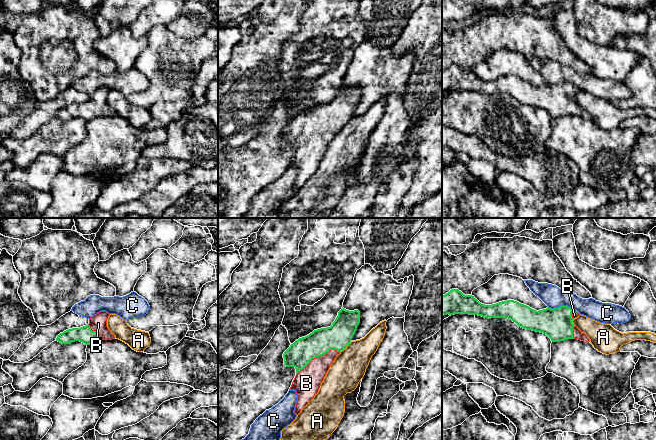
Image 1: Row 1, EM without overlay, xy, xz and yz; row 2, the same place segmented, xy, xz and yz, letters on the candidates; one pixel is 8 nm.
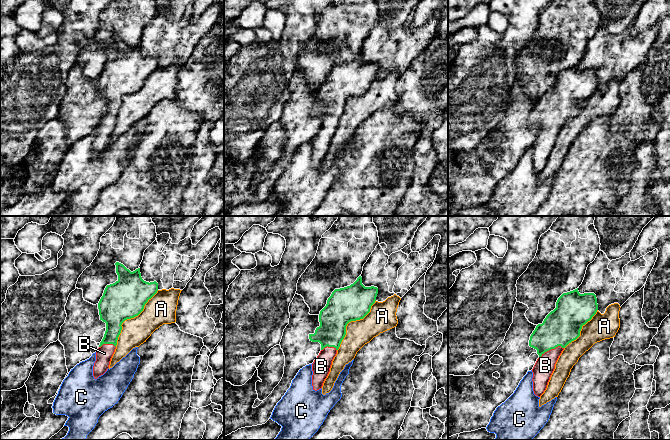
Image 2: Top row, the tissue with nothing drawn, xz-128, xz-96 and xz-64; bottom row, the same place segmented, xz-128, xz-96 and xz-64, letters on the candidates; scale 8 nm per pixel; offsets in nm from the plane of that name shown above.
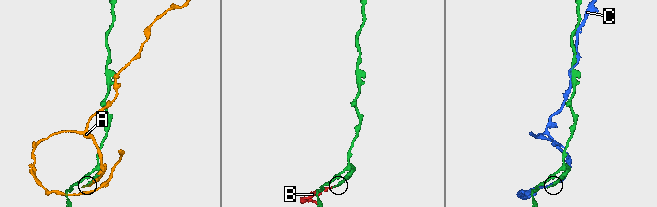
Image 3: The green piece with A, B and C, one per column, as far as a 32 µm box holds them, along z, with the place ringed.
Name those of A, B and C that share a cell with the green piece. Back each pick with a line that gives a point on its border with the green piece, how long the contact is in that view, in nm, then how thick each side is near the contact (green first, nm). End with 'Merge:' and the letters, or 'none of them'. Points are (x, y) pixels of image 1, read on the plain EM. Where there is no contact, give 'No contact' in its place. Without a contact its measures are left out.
B: Touches green at xz (317, 132). Shared border 400 nm. Thickness 220 nm (green) against 220 nm
Merge: B

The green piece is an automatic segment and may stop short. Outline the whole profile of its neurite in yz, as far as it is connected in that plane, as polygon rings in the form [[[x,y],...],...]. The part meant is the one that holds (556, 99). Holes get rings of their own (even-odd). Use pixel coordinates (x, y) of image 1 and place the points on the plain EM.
[[[452,65],[445,71],[442,71],[442,92],[455,90],[478,91],[485,94],[508,94],[515,98],[519,103],[546,110],[552,118],[560,118],[568,115],[578,115],[590,118],[588,112],[582,109],[574,100],[573,96],[580,90],[568,82],[560,82],[558,84],[536,87],[527,81],[521,80],[514,76],[502,77],[492,81],[484,81],[480,79],[472,71],[464,71],[458,65]]]

